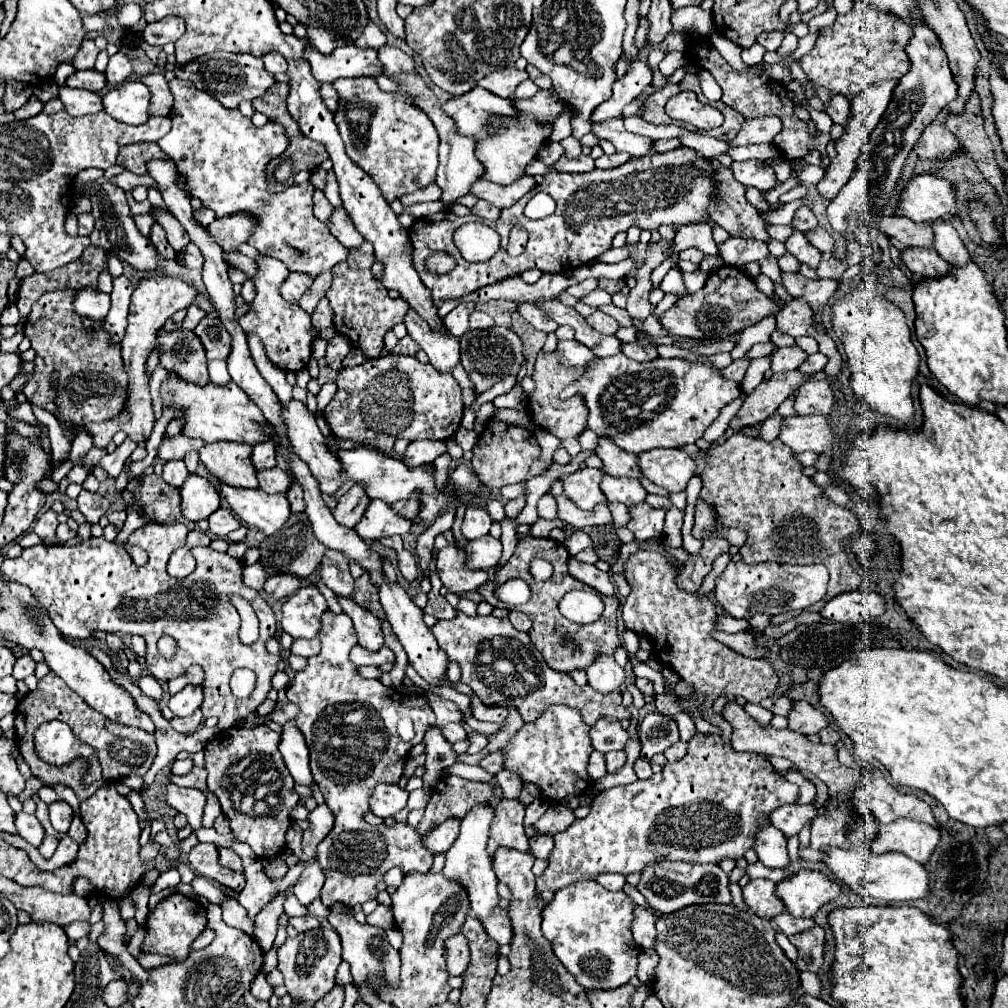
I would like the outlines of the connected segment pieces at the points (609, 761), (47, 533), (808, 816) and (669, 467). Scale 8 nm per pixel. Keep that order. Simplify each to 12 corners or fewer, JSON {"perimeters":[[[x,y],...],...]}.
{"perimeters":[[[626,752],[605,754],[606,768],[614,773],[626,762]],[[46,511],[34,525],[38,537],[54,537],[58,515]],[[782,805],[770,821],[786,837],[816,817],[814,805]],[[680,449],[638,455],[642,475],[658,487],[684,491],[694,461]]]}

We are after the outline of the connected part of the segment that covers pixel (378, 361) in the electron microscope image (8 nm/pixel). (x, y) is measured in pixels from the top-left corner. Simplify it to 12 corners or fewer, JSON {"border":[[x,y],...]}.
{"border":[[414,356],[338,373],[334,437],[390,455],[450,439],[464,413],[450,373]]}

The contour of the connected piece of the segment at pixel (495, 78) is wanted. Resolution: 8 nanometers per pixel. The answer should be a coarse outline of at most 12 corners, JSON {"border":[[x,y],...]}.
{"border":[[494,71],[478,85],[494,95],[512,97],[526,71]]}

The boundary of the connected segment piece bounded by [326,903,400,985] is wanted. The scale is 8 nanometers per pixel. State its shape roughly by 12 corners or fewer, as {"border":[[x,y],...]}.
{"border":[[344,903],[328,923],[356,983],[400,983],[400,953],[384,929],[360,925]]}

